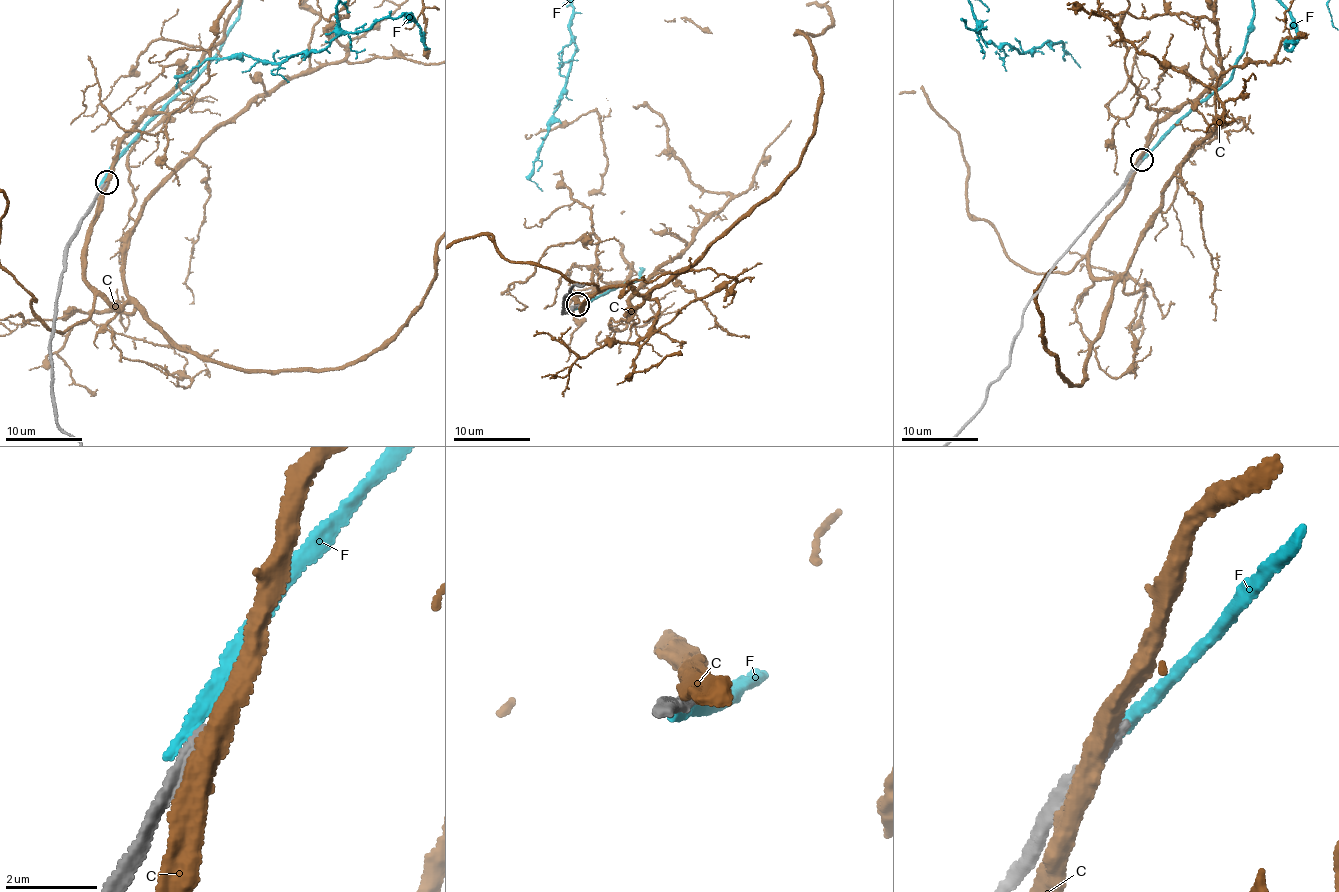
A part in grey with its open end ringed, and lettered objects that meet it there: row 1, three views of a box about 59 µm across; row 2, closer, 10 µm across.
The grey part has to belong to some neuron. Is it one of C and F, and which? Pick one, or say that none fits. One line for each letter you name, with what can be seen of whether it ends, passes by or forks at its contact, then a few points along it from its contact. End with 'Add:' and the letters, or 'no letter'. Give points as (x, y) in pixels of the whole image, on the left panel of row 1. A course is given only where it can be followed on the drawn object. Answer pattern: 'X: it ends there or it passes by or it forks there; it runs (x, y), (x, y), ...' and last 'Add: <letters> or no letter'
Add: no letter

